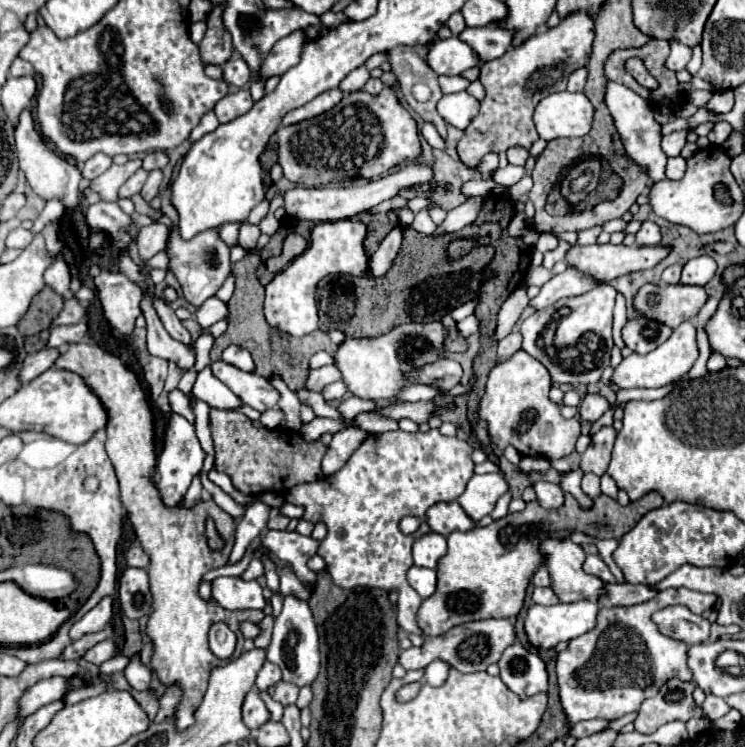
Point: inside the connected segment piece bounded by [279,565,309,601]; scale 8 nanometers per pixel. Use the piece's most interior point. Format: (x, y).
(290, 585)

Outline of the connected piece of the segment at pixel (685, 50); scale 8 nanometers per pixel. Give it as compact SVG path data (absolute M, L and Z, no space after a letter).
M673 43L671 45L671 55L667 59L667 67L673 69L673 71L681 71L691 61L691 55L693 55L691 47L685 47L681 43Z

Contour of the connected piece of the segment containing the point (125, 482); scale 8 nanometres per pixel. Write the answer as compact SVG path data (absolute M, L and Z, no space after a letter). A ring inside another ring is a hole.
M83 341L83 343L69 345L67 351L61 353L59 359L55 361L55 367L77 373L89 385L89 389L99 397L99 401L103 403L103 407L107 411L107 425L105 425L107 441L105 441L105 449L107 449L107 455L111 457L111 461L115 465L117 479L119 479L119 485L121 485L121 499L123 499L123 505L125 505L125 509L129 513L131 525L133 525L133 529L137 533L137 539L139 539L143 551L149 555L147 573L149 573L151 593L153 593L153 611L149 615L145 631L147 631L147 637L151 639L151 645L153 645L151 669L153 669L153 675L165 687L171 687L171 685L179 685L181 687L181 701L179 701L179 705L177 705L177 709L173 713L173 719L175 719L175 729L177 731L185 731L189 725L195 723L195 711L201 705L201 699L205 695L209 671L213 667L225 663L223 659L215 657L211 653L211 649L209 649L209 641L207 641L209 627L215 621L223 621L223 623L229 625L229 629L237 635L237 649L233 653L233 657L237 657L237 655L243 653L243 635L239 631L239 623L243 623L243 621L259 623L265 617L263 611L253 611L253 609L249 609L249 611L225 611L223 607L217 607L217 603L205 603L197 595L197 589L199 589L203 573L207 573L207 571L211 571L215 567L223 567L227 563L227 557L229 557L233 541L235 541L235 521L219 505L209 503L209 511L213 511L213 519L215 519L215 525L217 525L217 535L225 543L223 549L215 551L215 549L211 549L207 545L205 519L209 515L205 515L205 511L201 511L201 503L205 503L205 501L199 501L199 505L195 509L181 507L181 511L165 511L165 507L161 507L161 499L157 499L157 487L153 485L155 463L157 463L157 459L155 459L155 447L153 447L153 413L151 413L151 407L147 405L145 393L139 387L137 377L121 363L119 357L107 353L105 349L101 349L95 343L91 345L91 343Z

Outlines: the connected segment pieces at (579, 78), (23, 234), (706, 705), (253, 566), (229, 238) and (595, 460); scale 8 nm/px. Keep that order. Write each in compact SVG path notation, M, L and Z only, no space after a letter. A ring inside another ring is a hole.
M583 67L583 69L577 69L577 71L571 73L567 89L569 89L569 91L583 91L585 81L587 81L587 69L585 69L585 67Z
M17 229L7 237L7 247L25 247L29 243L29 231L25 229Z
M707 695L705 701L701 703L701 711L705 717L709 717L711 721L713 719L719 719L723 717L727 711L729 711L729 705L725 703L725 699L721 697L715 697L715 695Z
M253 557L251 559L251 563L247 565L247 569L241 573L241 579L243 581L251 581L251 579L257 579L257 577L261 577L263 575L263 563L261 563L261 559L259 557Z
M225 223L225 227L219 229L219 237L229 245L233 247L237 243L237 229L239 229L239 223Z
M603 427L599 433L595 433L591 437L591 445L581 455L581 471L583 473L595 473L601 477L607 471L609 459L611 459L611 449L615 443L615 435L617 433L613 427Z

